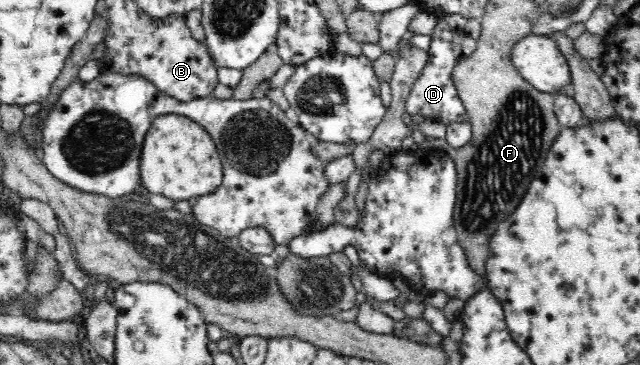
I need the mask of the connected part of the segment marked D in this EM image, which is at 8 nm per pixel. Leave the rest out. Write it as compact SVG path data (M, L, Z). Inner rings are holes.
M444 18L438 20L438 24L433 28L430 36L432 37L432 43L429 46L425 67L412 85L410 94L406 99L405 110L410 115L422 114L425 117L430 116L446 126L456 122L464 123L469 120L469 116L459 97L451 74L458 63L470 56L471 52L474 52L477 41L464 32L450 29L450 24Z

